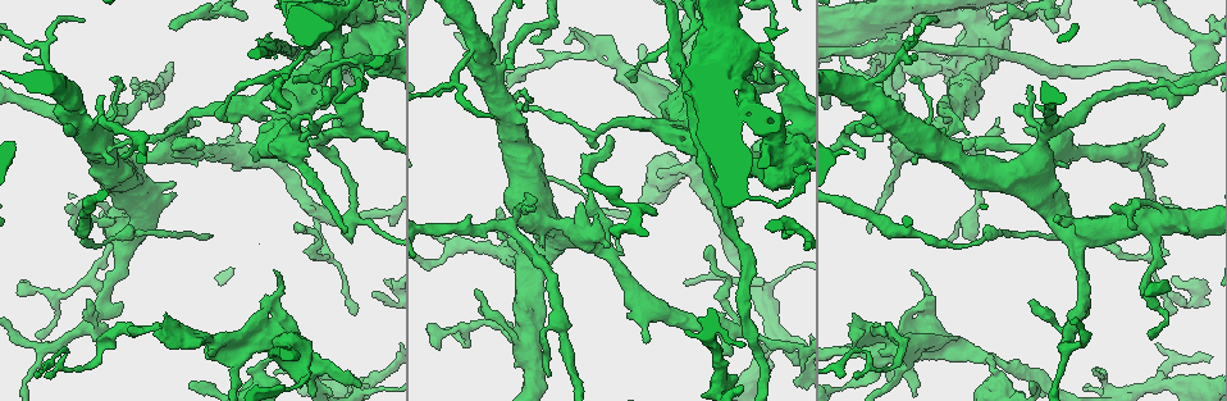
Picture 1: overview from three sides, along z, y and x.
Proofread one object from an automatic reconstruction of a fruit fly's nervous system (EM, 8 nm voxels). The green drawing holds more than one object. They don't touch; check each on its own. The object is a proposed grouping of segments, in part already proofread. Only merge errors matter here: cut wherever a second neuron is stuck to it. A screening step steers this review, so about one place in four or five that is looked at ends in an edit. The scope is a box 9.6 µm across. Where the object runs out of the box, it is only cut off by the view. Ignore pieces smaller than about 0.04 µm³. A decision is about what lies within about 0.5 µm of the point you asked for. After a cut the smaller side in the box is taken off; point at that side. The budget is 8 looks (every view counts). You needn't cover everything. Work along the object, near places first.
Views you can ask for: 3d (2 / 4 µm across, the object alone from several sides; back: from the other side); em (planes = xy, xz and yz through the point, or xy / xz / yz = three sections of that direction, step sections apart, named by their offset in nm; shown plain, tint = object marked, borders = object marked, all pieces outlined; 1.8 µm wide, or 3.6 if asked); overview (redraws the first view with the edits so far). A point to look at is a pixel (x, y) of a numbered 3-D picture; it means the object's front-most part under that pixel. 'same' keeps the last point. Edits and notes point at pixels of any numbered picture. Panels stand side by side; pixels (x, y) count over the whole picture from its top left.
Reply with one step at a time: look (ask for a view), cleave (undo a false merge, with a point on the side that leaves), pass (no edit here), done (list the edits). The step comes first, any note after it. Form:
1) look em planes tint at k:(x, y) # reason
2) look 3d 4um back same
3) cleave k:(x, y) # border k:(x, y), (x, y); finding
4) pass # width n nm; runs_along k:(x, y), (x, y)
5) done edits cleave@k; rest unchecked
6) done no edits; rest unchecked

look em yz step 16 tint at 1:(326, 257)

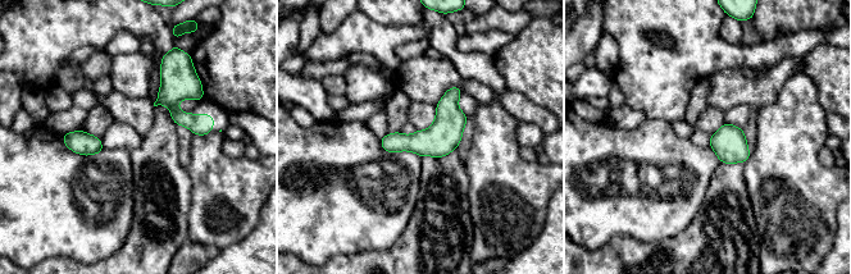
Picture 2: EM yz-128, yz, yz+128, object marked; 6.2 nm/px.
look em planes tint same # another direction

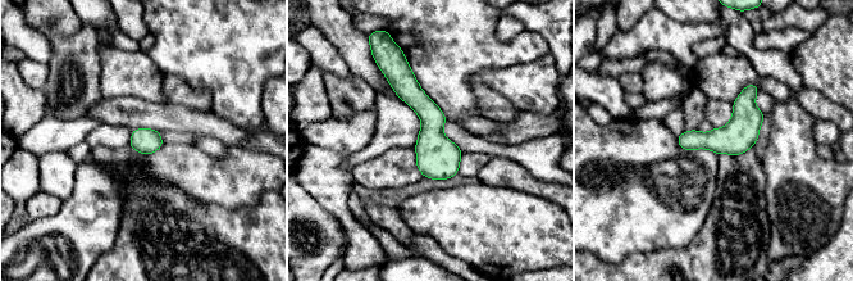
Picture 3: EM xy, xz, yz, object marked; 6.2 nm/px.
pass # continuous, no second neuron

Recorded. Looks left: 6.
look em planes plain at 1:(1000, 382) # calibre changes

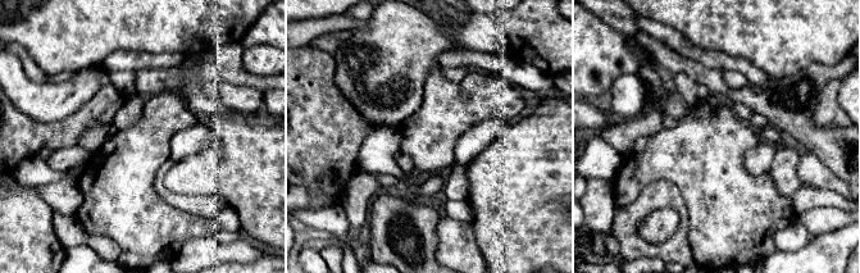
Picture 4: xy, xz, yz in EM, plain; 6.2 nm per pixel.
look em planes tint same # where the object lies

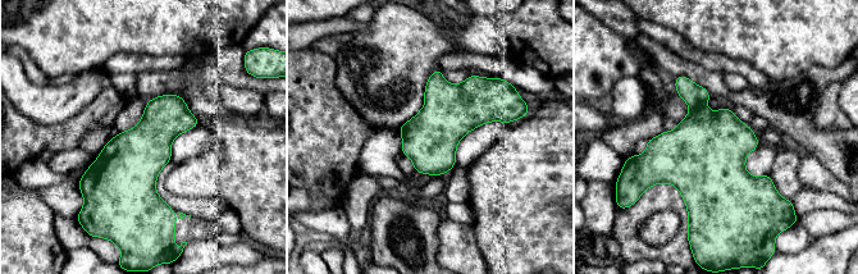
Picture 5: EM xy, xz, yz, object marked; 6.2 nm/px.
cleave 5:(704, 145) # width 340 nm; border 5:(704, 103), (690, 109); two neurons meet here

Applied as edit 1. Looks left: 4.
look 3d 4um at 1:(878, 359) # sudden change in width

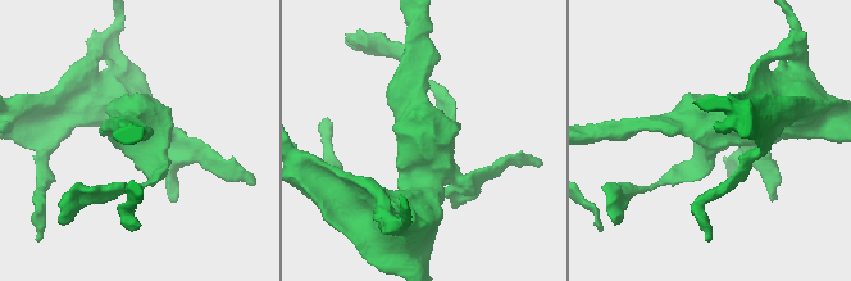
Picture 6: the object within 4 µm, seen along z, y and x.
look em 3.6um planes tint at 6:(154, 138)

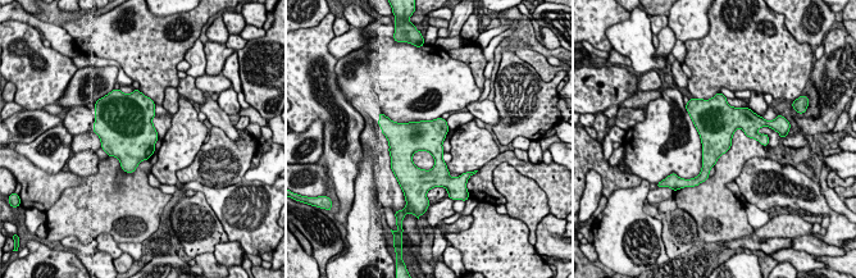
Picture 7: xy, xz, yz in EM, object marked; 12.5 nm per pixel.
pass # all the same neuron

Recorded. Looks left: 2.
done edits cleave@5; rest unchecked

